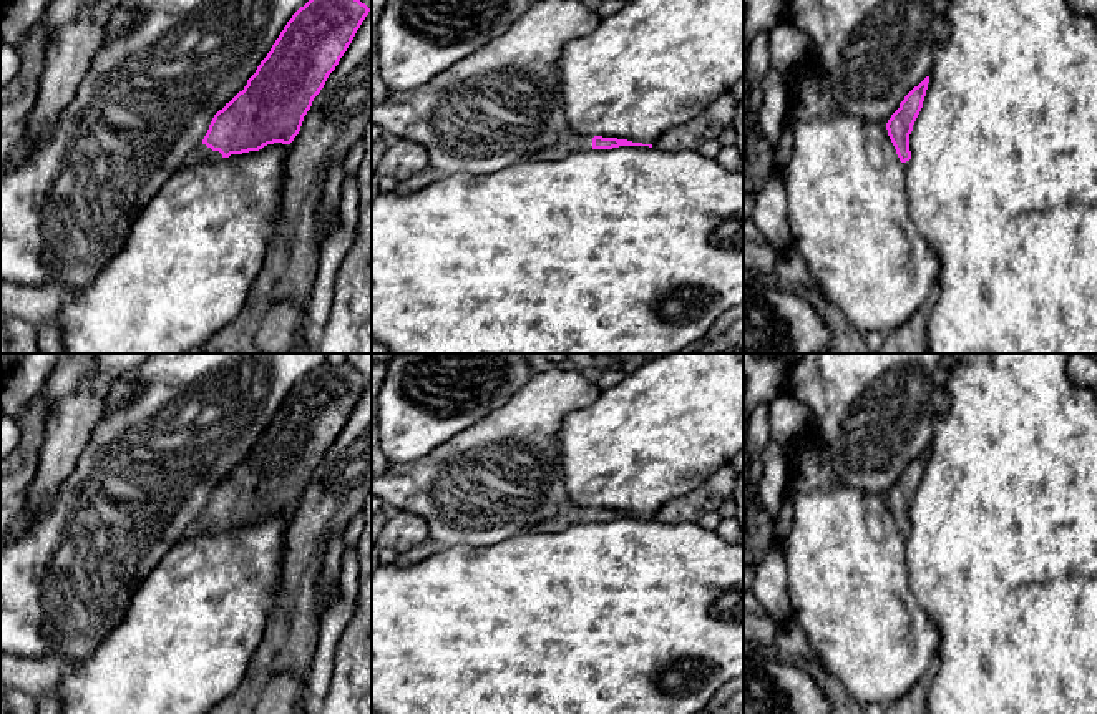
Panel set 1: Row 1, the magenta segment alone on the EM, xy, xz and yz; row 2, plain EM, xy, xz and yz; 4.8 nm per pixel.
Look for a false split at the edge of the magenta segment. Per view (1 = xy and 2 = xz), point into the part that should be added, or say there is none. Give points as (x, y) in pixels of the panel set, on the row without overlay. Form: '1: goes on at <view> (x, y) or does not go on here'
1: goes on at xy (201, 525)
2: goes on at xz (570, 515)

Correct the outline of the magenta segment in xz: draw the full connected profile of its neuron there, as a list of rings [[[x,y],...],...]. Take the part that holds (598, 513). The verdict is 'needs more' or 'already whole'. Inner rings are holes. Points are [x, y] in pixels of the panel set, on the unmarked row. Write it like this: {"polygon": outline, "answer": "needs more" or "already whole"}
{"polygon": [[[568,505],[556,516],[531,526],[528,531],[529,533],[561,533],[576,523],[612,521],[619,518],[652,520],[652,516],[632,515],[627,511]]], "answer": "needs more"}

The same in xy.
{"polygon": [[[330,359],[314,367],[287,394],[244,462],[214,487],[202,515],[191,525],[184,540],[259,523],[274,515],[290,516],[314,470],[339,437],[368,384],[370,380],[349,362],[337,364]]], "answer": "needs more"}

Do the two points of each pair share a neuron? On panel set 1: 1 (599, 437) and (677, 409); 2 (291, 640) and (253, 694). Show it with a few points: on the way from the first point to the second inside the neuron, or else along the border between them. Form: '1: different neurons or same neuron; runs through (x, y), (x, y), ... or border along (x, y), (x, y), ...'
1: same neuron; runs through (619, 437), (649, 437), (658, 429)
2: same neuron; runs through (277, 653), (254, 681)

